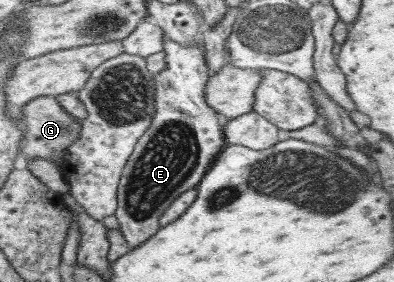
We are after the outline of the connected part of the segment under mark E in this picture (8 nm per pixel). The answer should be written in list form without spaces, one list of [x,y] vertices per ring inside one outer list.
[[[171,39],[162,40],[162,50],[164,53],[164,68],[156,73],[153,78],[153,91],[154,91],[154,111],[153,116],[149,125],[149,128],[140,136],[137,140],[137,143],[133,147],[132,153],[128,156],[124,167],[122,168],[122,175],[119,177],[119,182],[116,188],[116,209],[114,216],[116,217],[117,222],[119,223],[120,233],[123,235],[123,238],[127,241],[127,244],[130,248],[140,245],[141,242],[147,240],[152,234],[155,234],[155,231],[160,227],[158,220],[161,214],[165,212],[165,209],[179,196],[181,193],[184,193],[186,190],[195,188],[196,184],[201,180],[203,173],[209,168],[210,164],[214,161],[216,154],[225,145],[225,138],[223,136],[223,120],[220,116],[204,101],[204,88],[206,80],[208,79],[208,66],[206,65],[204,59],[204,44],[199,39],[197,43],[191,43],[190,45],[182,45],[178,42],[175,42]]]

